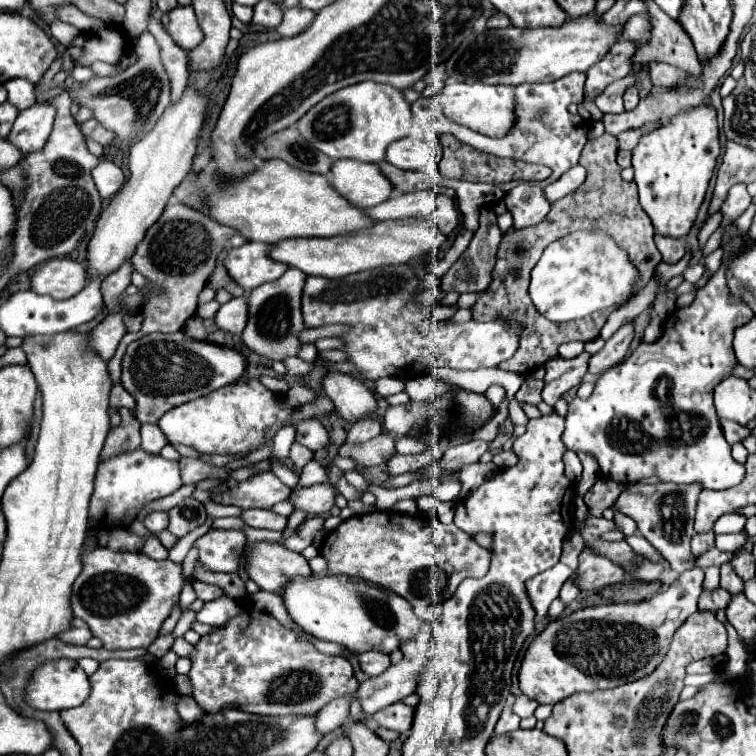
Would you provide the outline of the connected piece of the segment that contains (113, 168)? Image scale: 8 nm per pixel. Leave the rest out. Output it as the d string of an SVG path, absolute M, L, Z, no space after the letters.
M102 159L92 169L92 179L102 199L110 199L124 185L124 173L116 163L112 163L112 159Z

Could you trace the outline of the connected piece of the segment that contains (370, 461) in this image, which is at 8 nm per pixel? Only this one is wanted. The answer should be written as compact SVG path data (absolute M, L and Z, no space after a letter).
M386 431L380 433L380 435L376 435L374 439L370 439L370 441L366 441L366 443L358 443L358 445L344 443L344 445L338 449L338 455L354 459L354 461L360 463L362 467L382 465L382 463L386 463L394 453L396 453L394 439L392 439L392 435L386 433Z

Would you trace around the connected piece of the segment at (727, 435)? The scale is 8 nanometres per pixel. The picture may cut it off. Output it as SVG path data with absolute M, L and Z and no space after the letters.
M724 419L724 421L720 421L720 429L724 431L724 439L732 445L732 443L738 443L740 439L744 439L744 437L748 437L748 429L744 427L744 425L738 425L738 423L732 423L732 421L728 421L728 419Z

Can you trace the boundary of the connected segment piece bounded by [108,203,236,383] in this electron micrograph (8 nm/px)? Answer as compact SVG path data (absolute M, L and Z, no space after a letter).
M170 203L162 217L146 231L144 239L140 241L136 253L132 255L132 265L138 273L150 279L154 285L164 289L162 295L148 293L148 301L142 307L144 323L138 333L126 333L120 341L114 357L108 361L108 369L114 383L120 383L122 371L122 355L132 341L158 331L158 333L176 333L184 327L184 323L196 313L198 307L198 293L204 289L208 277L216 267L216 259L222 249L226 249L226 241L236 233L236 229L228 225L220 225L218 221L210 219L208 215L184 205L184 203Z

